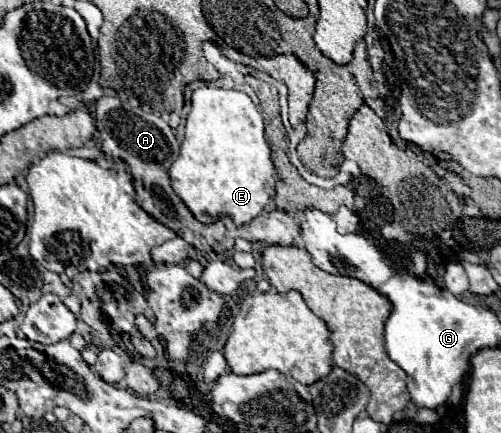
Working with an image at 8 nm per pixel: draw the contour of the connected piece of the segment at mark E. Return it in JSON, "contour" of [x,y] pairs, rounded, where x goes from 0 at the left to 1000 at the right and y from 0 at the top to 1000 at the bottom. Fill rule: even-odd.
{"contour":[[[397,201],[385,210],[385,247],[373,270],[369,321],[361,330],[357,363],[337,390],[337,409],[345,441],[365,460],[389,506],[409,520],[421,520],[441,501],[461,501],[469,520],[485,520],[521,497],[549,432],[549,386],[537,335],[525,316],[525,266],[497,219],[469,206],[433,201]]]}

